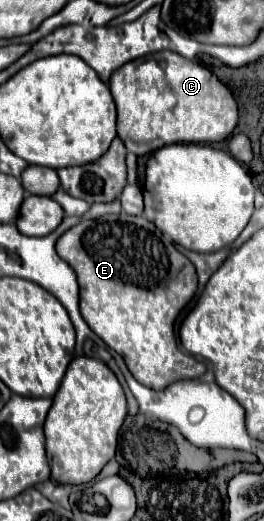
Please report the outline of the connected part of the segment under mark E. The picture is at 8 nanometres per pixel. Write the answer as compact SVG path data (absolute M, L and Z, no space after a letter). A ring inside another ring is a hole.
M105 214L95 220L81 220L77 226L69 228L55 244L57 254L75 270L79 282L79 310L89 328L117 354L123 356L129 372L153 390L163 390L171 382L183 378L199 378L207 366L191 354L179 350L173 324L183 306L193 298L197 290L195 266L175 248L167 234L159 232L143 216Z

